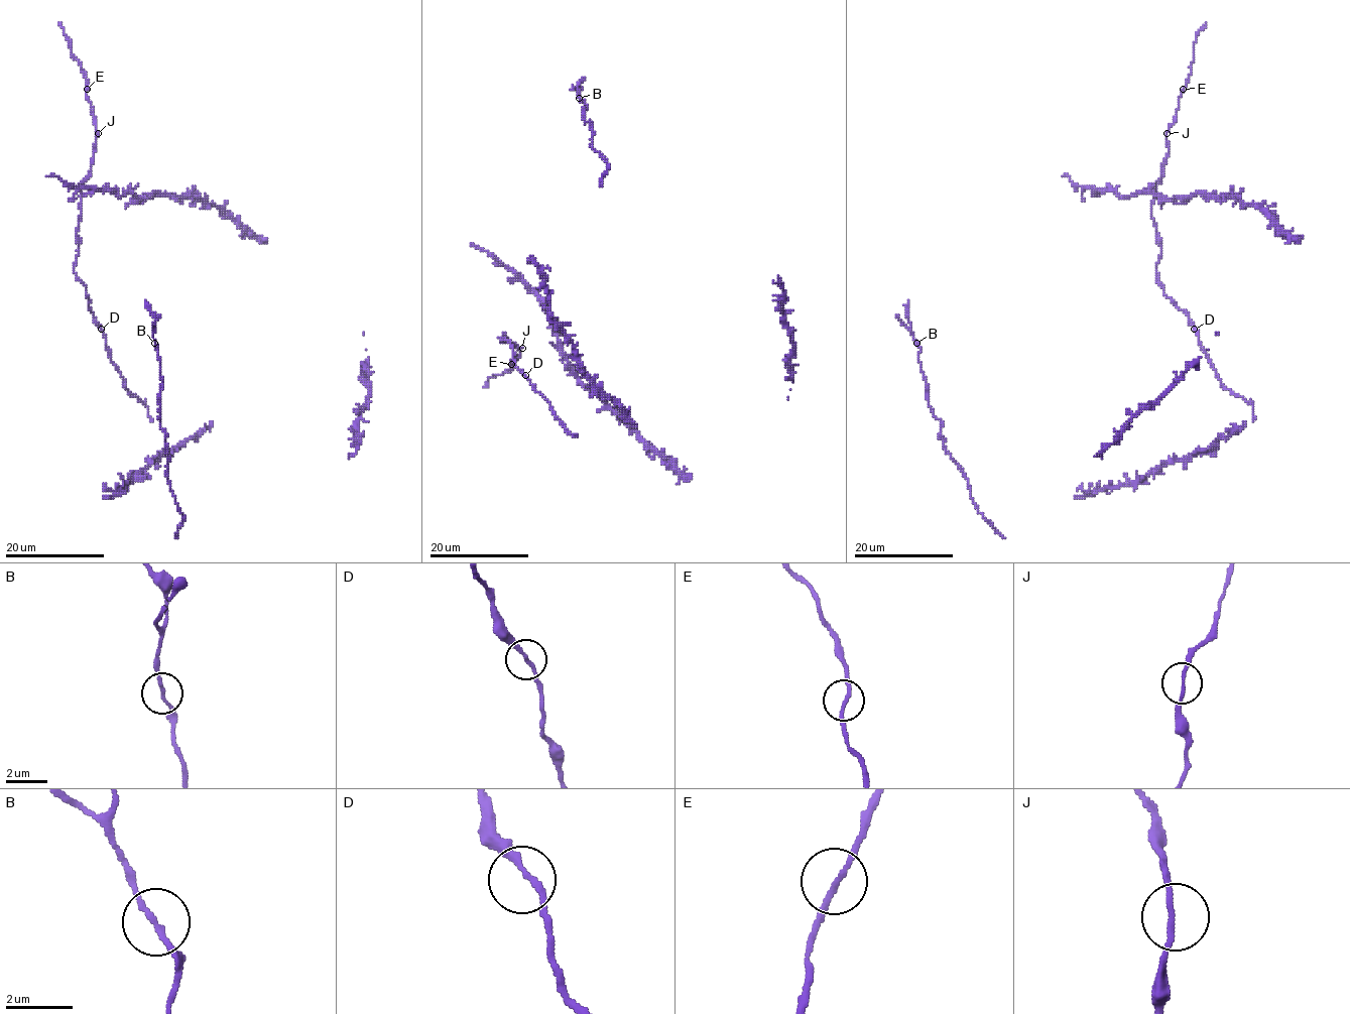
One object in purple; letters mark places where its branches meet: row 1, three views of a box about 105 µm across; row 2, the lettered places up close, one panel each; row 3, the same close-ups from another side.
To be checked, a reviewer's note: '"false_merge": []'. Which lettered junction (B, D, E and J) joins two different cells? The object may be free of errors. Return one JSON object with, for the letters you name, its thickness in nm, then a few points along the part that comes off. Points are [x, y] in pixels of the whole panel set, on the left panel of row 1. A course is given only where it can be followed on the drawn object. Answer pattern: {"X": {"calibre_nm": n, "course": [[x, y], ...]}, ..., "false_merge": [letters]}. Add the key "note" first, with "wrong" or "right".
{"note": "right", "false_merge": []}

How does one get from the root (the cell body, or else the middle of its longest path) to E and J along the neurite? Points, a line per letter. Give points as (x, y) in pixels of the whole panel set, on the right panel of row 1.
E: (1195, 329), (1158, 282), (1160, 237), (1151, 217), (1168, 153), (1167, 131), (1183, 89)
J: (1195, 329), (1188, 314), (1164, 294), (1158, 282), (1160, 237), (1151, 217), (1151, 201), (1168, 153), (1167, 133)

